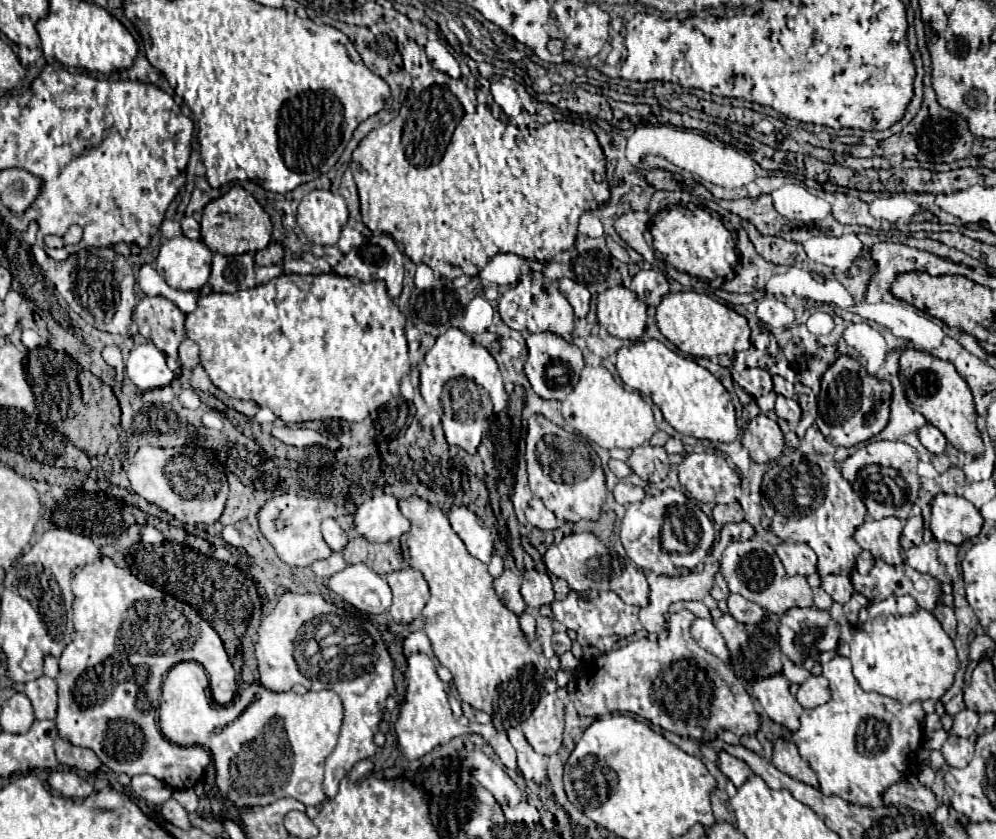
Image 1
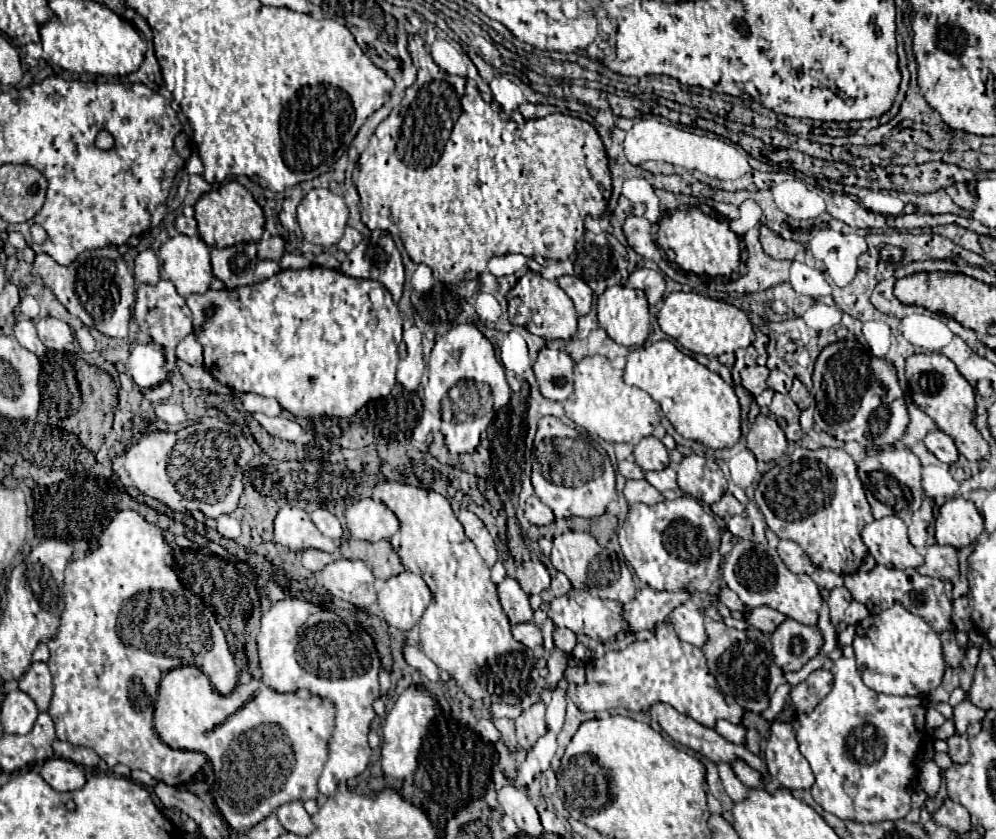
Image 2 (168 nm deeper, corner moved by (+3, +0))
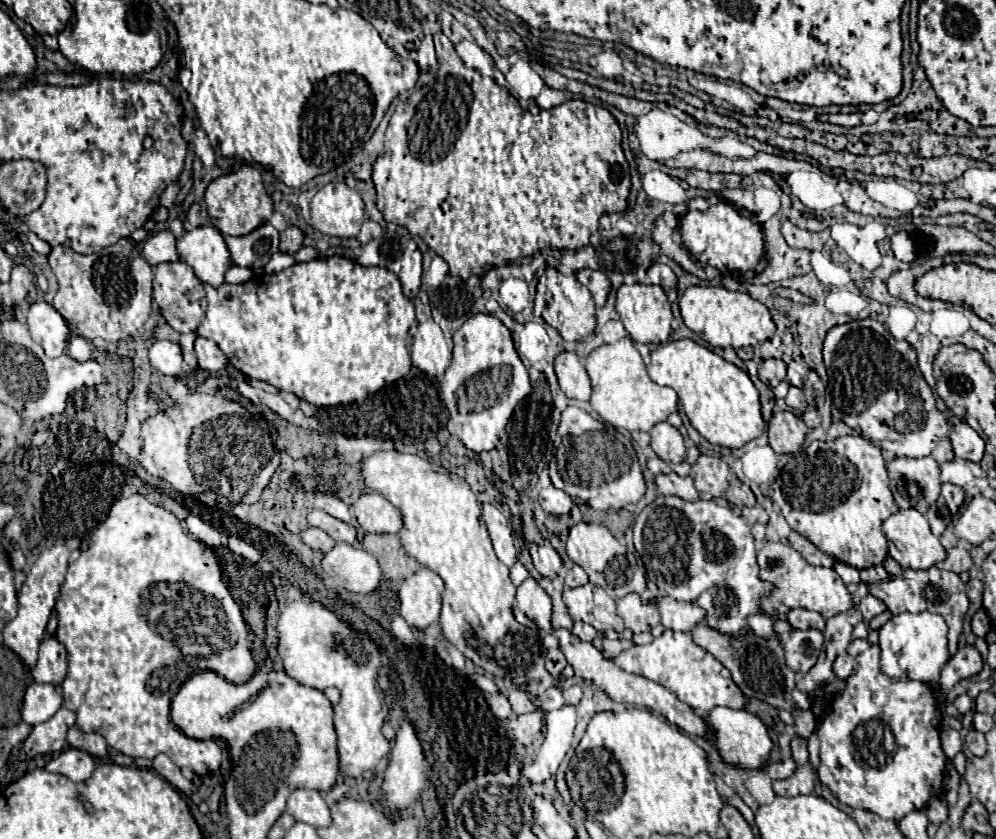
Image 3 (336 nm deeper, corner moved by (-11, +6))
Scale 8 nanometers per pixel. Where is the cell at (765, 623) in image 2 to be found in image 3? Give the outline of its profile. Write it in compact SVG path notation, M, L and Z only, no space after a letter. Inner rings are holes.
M790 609L788 611L788 623L794 627L794 629L824 629L824 619L822 615L814 613L814 611L808 611L808 609Z

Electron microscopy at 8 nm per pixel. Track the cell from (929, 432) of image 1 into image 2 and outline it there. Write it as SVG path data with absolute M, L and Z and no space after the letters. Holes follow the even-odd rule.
M938 429L932 431L930 435L926 435L924 445L926 445L926 449L932 451L942 463L952 465L952 463L958 461L958 449L956 449L956 445L954 445L954 439L948 437L946 433L938 431Z

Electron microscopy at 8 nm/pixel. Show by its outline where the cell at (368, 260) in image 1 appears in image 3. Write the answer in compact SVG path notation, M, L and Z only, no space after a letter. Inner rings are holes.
M390 223L380 239L374 239L368 245L364 245L358 263L364 267L386 267L388 271L398 275L404 295L410 299L416 297L420 289L422 255L404 227Z

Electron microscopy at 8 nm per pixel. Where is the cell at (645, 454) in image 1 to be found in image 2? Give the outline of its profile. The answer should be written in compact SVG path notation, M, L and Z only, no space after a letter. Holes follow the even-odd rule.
M644 437L636 447L634 447L634 457L636 463L644 469L644 471L662 471L670 459L668 459L668 449L664 447L664 443L656 437Z

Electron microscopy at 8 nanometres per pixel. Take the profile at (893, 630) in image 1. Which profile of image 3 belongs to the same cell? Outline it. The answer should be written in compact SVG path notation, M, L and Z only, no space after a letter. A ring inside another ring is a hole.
M900 613L894 615L878 629L880 669L892 681L924 681L928 685L938 683L944 665L950 659L946 645L946 621L940 615L924 613Z

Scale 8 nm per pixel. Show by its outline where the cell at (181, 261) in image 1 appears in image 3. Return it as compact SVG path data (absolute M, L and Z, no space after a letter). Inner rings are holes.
M212 225L196 227L194 231L184 233L184 237L180 237L176 241L176 247L178 247L180 261L188 263L202 283L208 283L212 287L220 287L224 283L224 273L230 269L232 261L230 261L230 253L224 243L224 237L216 227L212 227Z

